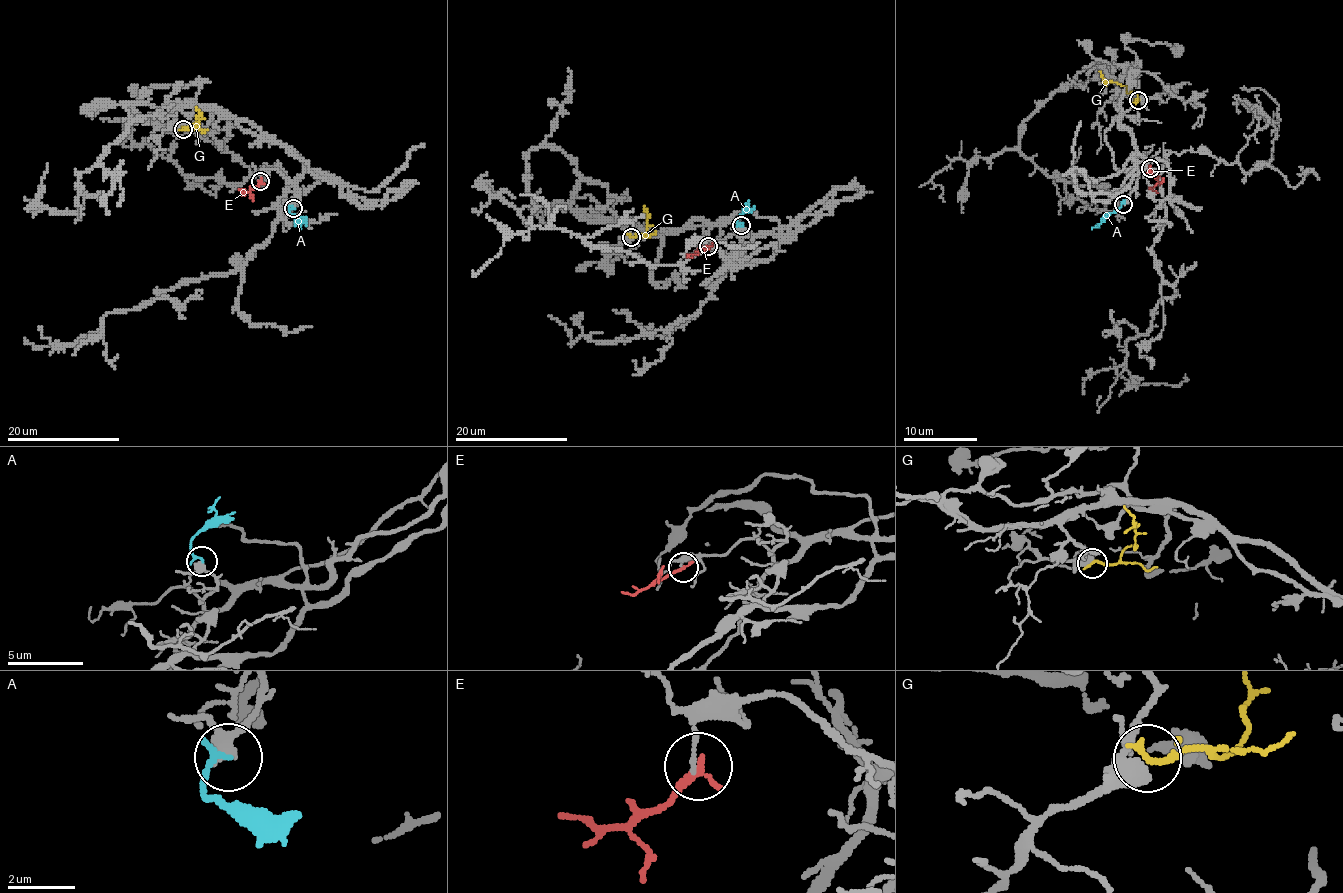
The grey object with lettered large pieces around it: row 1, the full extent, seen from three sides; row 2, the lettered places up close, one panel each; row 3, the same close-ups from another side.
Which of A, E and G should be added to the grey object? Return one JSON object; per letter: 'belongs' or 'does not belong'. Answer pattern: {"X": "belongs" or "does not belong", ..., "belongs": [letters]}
{"A": "does not belong", "E": "does not belong", "G": "does not belong", "belongs": []}

